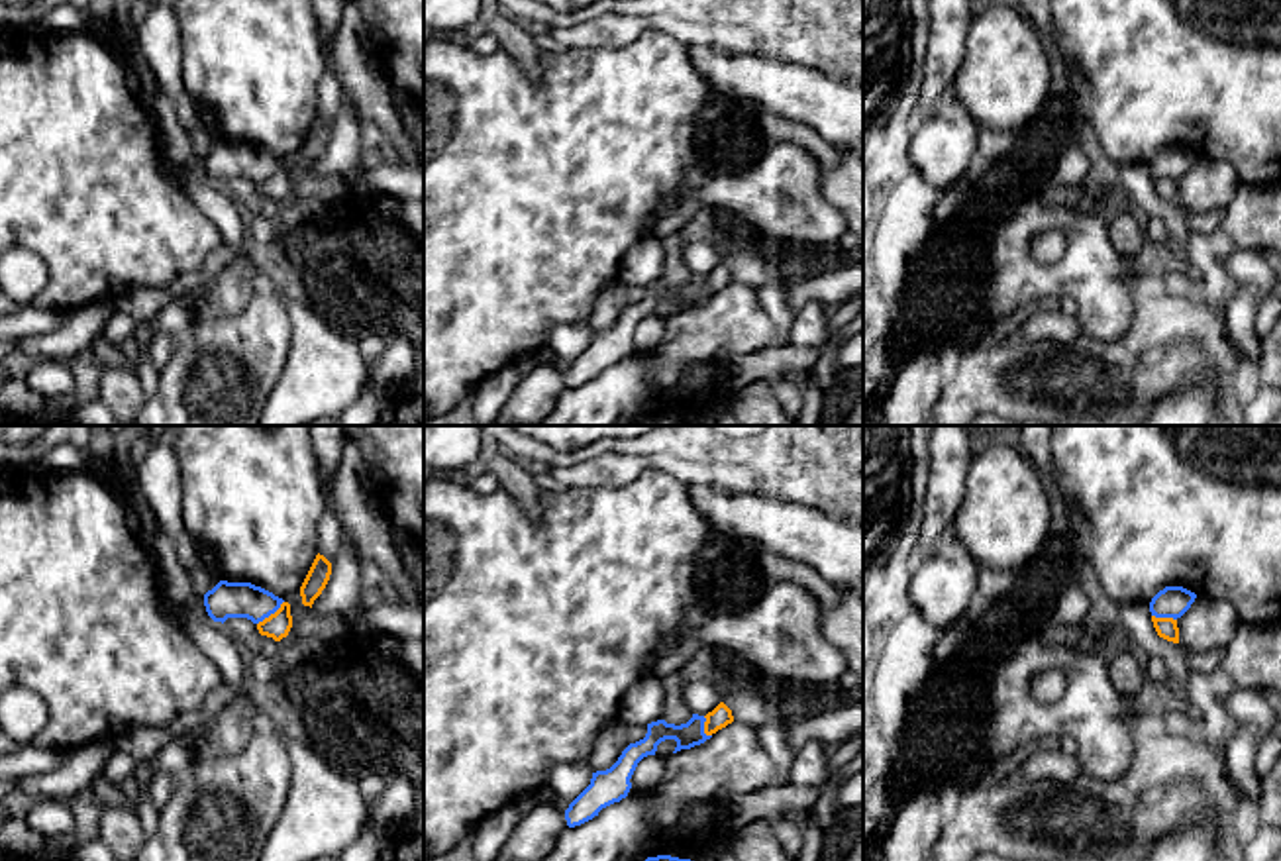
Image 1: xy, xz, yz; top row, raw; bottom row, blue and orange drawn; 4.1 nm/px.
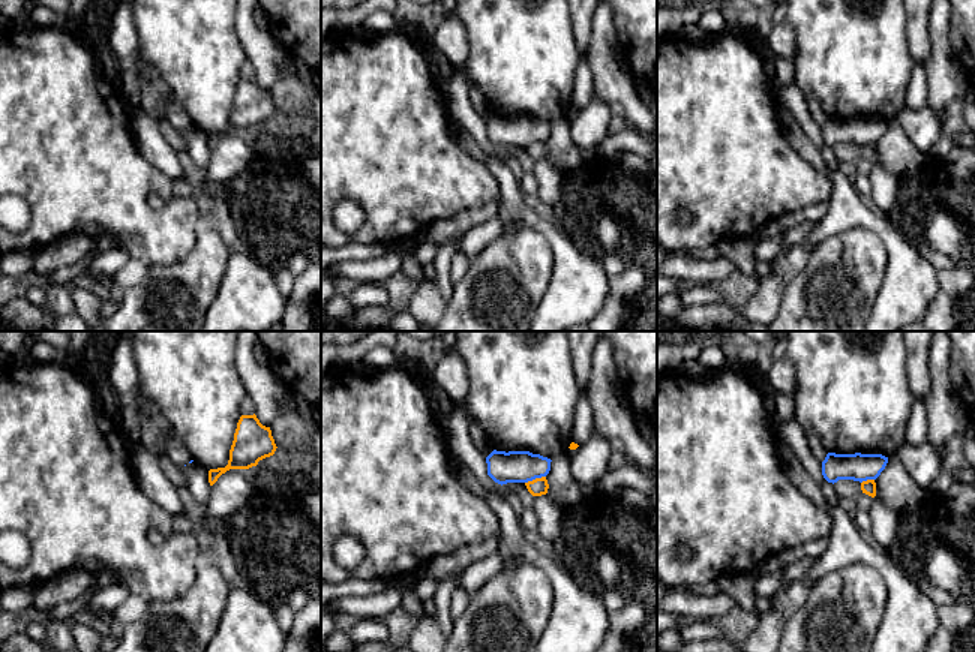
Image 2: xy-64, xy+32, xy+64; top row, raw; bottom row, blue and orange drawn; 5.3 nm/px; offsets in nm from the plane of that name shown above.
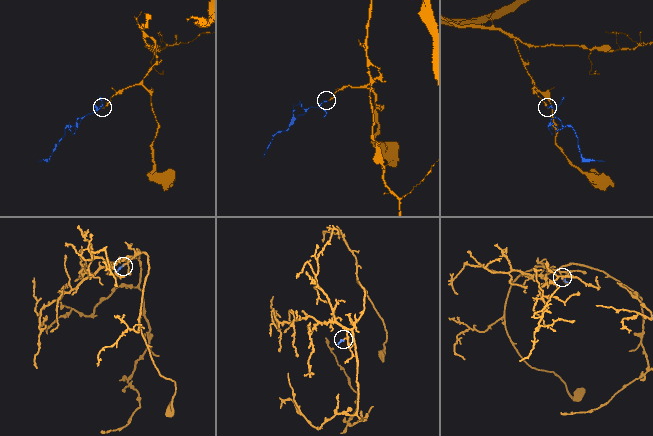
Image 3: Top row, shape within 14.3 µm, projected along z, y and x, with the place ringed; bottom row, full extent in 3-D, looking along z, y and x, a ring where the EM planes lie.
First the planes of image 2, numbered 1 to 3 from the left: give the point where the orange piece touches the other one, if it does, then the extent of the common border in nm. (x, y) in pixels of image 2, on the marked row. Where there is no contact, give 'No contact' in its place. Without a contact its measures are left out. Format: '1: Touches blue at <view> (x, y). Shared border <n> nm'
1: No contact
2: Touches blue at xy+32 (534, 478). Shared border 120 nm
3: Touches blue at xy+64 (867, 478). Shared border 80 nm

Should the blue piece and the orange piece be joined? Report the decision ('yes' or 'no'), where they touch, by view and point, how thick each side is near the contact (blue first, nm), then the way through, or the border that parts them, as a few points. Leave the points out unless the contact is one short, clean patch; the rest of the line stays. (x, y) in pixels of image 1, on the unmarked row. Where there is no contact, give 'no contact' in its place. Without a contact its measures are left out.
no | xy (271, 173) | 150/110 nm | along xy (283, 161), (257, 185)

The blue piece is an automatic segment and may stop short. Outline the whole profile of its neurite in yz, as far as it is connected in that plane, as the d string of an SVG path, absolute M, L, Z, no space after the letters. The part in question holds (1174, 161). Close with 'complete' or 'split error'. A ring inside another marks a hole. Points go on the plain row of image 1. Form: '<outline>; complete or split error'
M1165 147L1152 159L1150 173L1155 178L1177 180L1191 169L1195 159L1197 155L1183 147Z; complete

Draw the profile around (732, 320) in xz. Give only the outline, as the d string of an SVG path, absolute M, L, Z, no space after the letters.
M732 282L704 304L665 318L663 339L643 351L643 357L649 363L649 380L667 390L691 363L773 345L777 328L759 294L747 284Z

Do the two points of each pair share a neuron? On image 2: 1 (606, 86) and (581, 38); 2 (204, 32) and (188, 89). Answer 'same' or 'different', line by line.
1: different
2: same

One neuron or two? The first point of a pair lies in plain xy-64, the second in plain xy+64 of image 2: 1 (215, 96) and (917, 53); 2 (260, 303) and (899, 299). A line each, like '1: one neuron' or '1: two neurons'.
1: two neurons
2: one neuron

